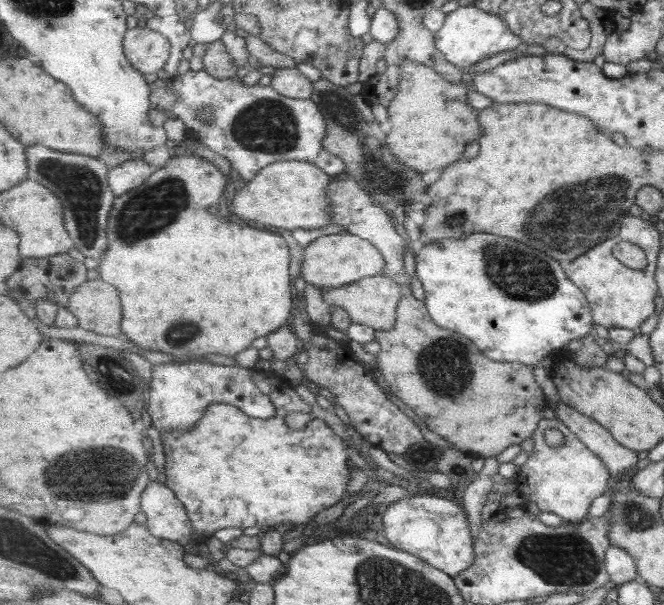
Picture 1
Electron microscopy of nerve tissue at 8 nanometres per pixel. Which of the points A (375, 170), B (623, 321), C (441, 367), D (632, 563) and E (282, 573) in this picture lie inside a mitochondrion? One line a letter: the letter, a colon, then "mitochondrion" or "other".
A: mitochondrion
B: other
C: mitochondrion
D: other
E: other

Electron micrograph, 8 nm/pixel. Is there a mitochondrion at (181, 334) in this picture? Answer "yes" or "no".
yes

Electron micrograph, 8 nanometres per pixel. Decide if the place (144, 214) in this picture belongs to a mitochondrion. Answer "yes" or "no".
yes

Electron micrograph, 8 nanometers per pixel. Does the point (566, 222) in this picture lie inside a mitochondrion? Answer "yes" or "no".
yes

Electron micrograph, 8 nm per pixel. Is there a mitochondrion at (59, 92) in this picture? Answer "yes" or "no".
no

